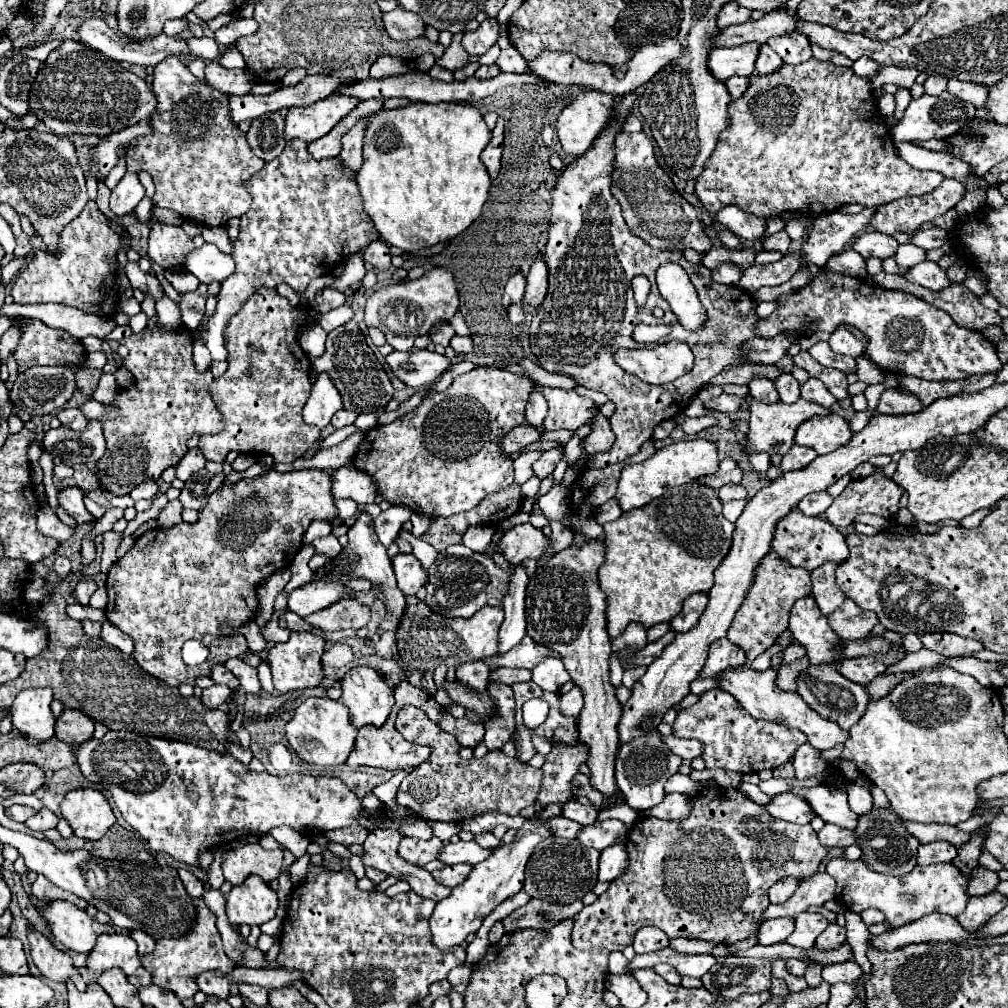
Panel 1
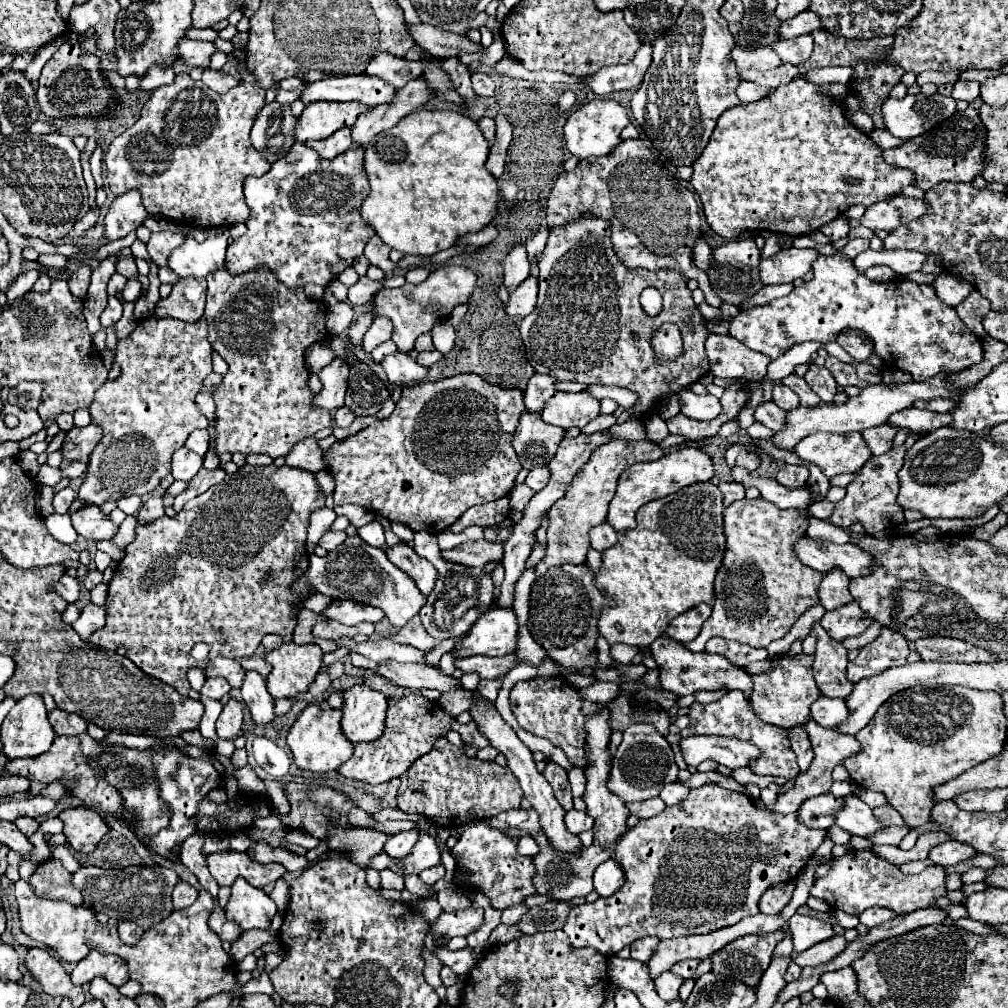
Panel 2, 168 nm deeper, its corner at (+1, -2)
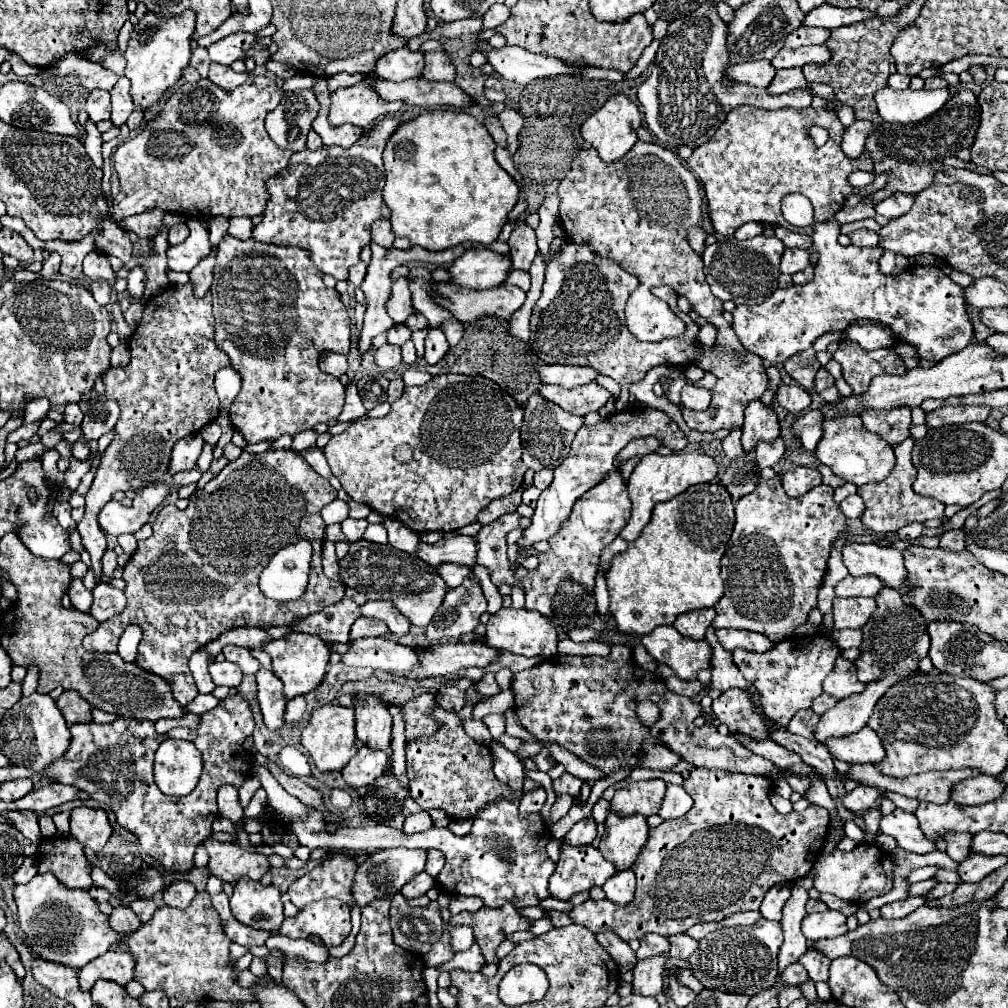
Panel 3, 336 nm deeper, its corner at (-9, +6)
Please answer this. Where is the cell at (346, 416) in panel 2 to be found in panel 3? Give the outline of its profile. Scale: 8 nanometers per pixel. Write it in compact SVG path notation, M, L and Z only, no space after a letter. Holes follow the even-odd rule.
M349 385L347 387L347 397L345 397L345 407L343 407L343 413L339 415L339 421L355 421L355 419L363 417L365 411L367 409L363 407L363 401L357 395L357 387Z

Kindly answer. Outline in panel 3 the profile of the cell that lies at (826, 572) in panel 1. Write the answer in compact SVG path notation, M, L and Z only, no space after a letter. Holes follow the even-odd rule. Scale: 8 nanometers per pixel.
M847 575L843 581L837 583L835 595L837 597L875 597L875 593L879 593L881 587L883 587L883 583L879 581L879 577Z

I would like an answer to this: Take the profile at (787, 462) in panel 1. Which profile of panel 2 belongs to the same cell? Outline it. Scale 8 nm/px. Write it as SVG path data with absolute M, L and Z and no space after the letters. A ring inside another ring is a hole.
M785 465L777 477L775 477L783 487L787 489L797 489L797 487L805 487L807 479L809 479L809 469L801 467L801 465Z

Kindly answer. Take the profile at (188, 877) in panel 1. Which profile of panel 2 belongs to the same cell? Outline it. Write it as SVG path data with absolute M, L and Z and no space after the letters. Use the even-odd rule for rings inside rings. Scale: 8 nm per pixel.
M179 881L177 885L175 885L175 889L173 889L173 907L175 909L185 909L185 907L189 907L195 899L197 899L197 889L193 889L189 883L185 883L185 881Z

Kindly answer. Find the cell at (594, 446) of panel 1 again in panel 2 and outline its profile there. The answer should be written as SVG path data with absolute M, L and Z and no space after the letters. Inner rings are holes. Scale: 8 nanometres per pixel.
M617 439L617 441L609 441L609 443L601 445L591 455L589 465L582 467L579 475L573 479L567 495L553 505L549 527L547 527L547 553L537 563L535 575L543 577L547 573L547 569L555 567L555 565L565 565L565 563L583 565L585 557L587 557L587 551L591 549L589 531L595 525L601 525L601 523L607 521L609 503L615 495L619 475L635 463L655 461L655 459L661 459L661 455L663 455L663 449L649 439L641 439L641 441L621 441L621 439Z

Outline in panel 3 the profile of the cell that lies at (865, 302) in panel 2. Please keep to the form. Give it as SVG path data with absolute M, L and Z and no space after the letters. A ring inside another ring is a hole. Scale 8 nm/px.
M835 219L827 223L815 225L815 233L811 235L813 251L817 251L817 267L815 267L815 279L807 285L791 285L789 289L777 289L769 299L765 299L759 305L739 305L733 309L733 331L737 333L743 347L761 359L769 363L785 363L791 355L797 351L809 349L811 343L829 331L845 331L853 321L857 319L873 319L879 323L885 323L893 327L893 335L899 341L909 343L917 349L919 359L927 361L941 361L947 355L953 355L967 345L975 343L973 325L965 311L963 301L963 289L955 285L939 267L909 267L901 273L901 277L887 277L879 273L877 261L881 257L881 247L843 247L837 240L837 228L839 223Z

